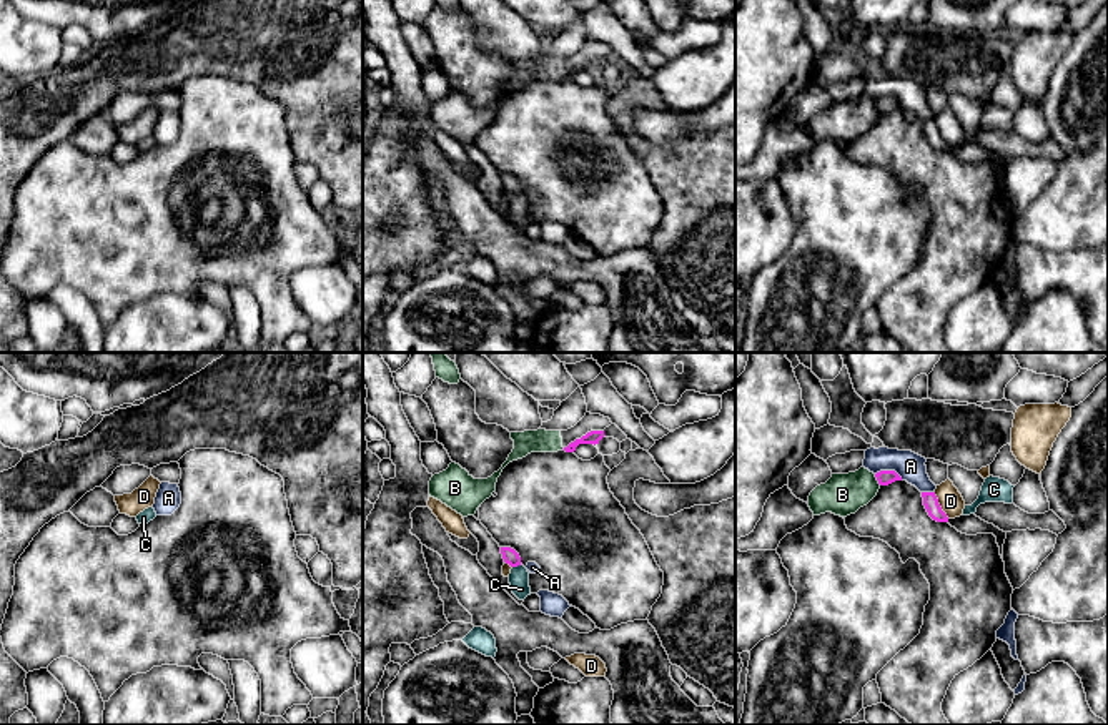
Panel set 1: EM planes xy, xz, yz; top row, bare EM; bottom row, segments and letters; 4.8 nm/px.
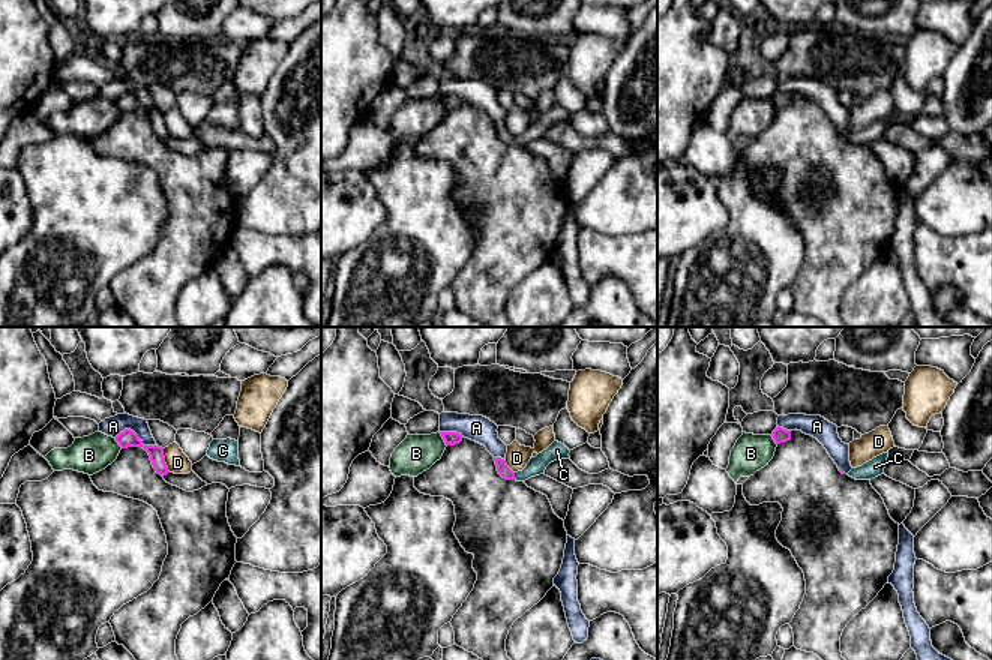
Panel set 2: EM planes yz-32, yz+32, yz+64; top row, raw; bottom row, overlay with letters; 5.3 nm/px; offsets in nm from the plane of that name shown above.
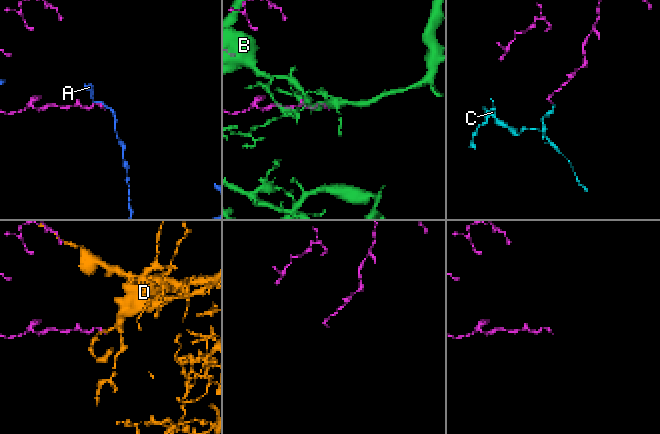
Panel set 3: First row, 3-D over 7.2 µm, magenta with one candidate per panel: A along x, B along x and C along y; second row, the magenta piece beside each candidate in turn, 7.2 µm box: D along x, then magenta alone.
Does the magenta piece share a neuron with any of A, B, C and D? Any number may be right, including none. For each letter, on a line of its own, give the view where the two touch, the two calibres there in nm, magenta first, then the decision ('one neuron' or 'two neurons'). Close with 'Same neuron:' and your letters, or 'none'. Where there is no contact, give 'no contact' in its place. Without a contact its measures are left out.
A: yz | 70/140 nm | two neurons
B: yz | 70/200 nm | two neurons
C: xz | 70/100 nm | one neuron
D: yz | 70/120 nm | two neurons
Same neuron: C

